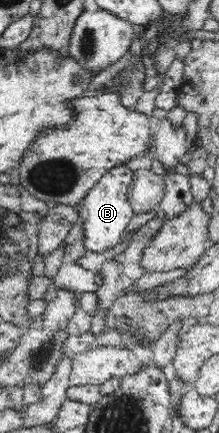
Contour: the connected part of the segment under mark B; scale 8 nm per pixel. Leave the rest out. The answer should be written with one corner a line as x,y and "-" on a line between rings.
119,165
102,176
86,195
81,208
86,212
82,223
81,240
91,253
105,253
121,242
125,229
136,216
129,204
128,193
132,184
134,165

